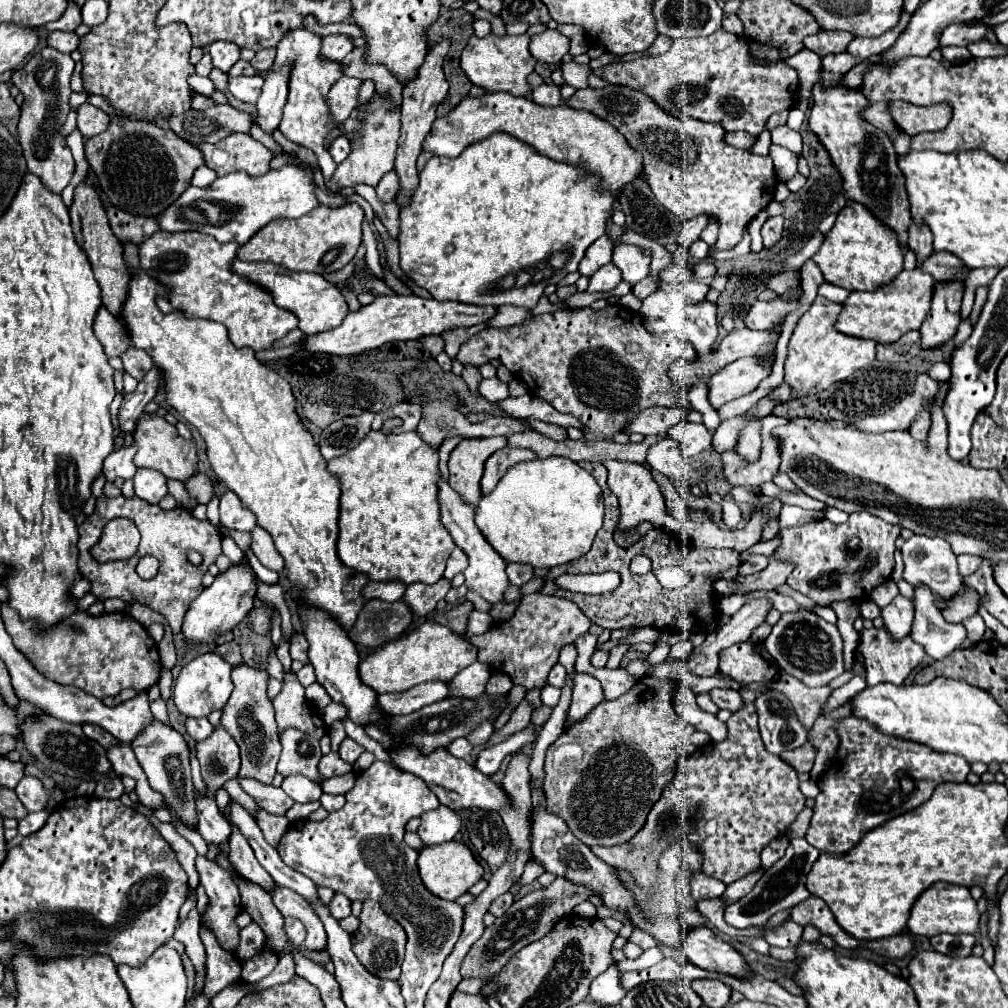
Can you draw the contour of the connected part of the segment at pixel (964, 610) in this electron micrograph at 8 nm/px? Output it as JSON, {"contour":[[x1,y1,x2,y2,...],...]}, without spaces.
{"contour":[[964,584,964,588,952,596,952,600,944,600,946,608,942,608,942,616,948,622,962,622,974,614,978,614,980,608,980,596,976,596,976,592,972,592,972,588,968,588]]}

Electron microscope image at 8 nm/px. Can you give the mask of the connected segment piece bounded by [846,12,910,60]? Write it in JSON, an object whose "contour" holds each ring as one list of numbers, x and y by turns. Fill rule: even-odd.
{"contour":[[902,12,900,22,898,22,898,26,894,30,890,30,890,32,878,36,878,38,854,38,848,44,846,52,852,54,854,58,862,58,862,60,866,60,866,58,870,58,874,54,882,54,886,48,890,48,896,42,896,38,904,32,904,28,908,26,908,22,910,22,910,14]]}

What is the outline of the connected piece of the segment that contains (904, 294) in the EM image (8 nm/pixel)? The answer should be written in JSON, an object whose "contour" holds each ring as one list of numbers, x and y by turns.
{"contour":[[904,270,890,284,882,284,876,292,852,292,844,302,844,310,838,316,836,328,842,334,868,338,876,342,894,342,908,330,918,330,930,310,934,292,934,280,920,270]]}

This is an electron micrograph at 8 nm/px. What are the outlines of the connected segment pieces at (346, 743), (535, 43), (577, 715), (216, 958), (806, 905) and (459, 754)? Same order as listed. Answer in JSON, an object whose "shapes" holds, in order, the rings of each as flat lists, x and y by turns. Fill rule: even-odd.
{"shapes":[[[344,738,342,744,340,744,340,750,338,750,338,754,342,756,342,760,348,760,350,764,354,764,356,758,358,758,362,752,364,752,364,748,362,748,358,742,354,742,352,738]],[[544,30,530,40,530,54,546,64,558,64,570,50,570,38,558,30]],[[576,674,572,686,572,704,566,712,566,724,584,718,602,700,604,700,604,690,600,680,596,680,590,674]],[[202,924,200,936,206,946,206,982,202,992,211,999,218,992,222,992,226,986,240,980,242,964,234,954,220,948,214,932,206,924]],[[810,896,798,906,794,906,790,916,802,926,814,924,818,930,822,930,822,934,830,934,840,946,852,948,852,936,848,936,848,932,844,932,840,924,836,924,836,918,832,916,828,904,822,904,820,896]],[[458,738,456,742,452,742,452,744,448,746,448,750,452,750,452,754,454,754,456,758,468,758,474,748,476,748,476,746,472,746,466,738]]]}

